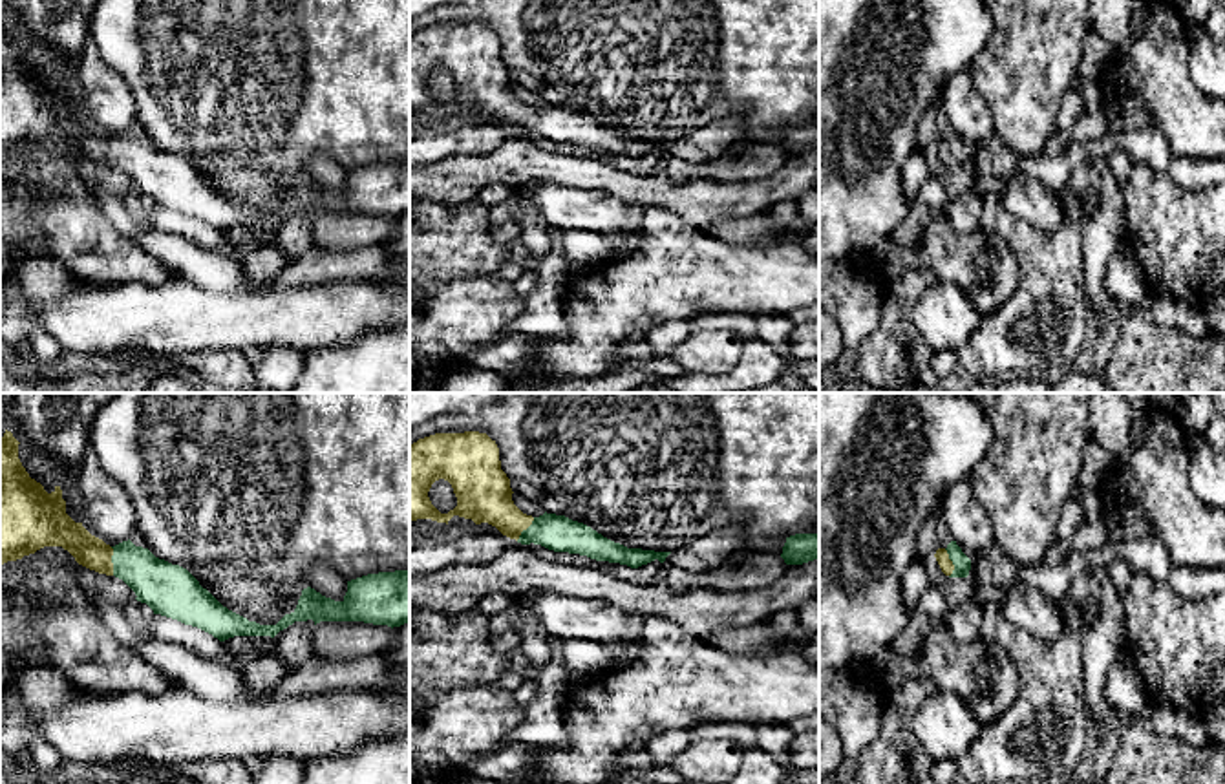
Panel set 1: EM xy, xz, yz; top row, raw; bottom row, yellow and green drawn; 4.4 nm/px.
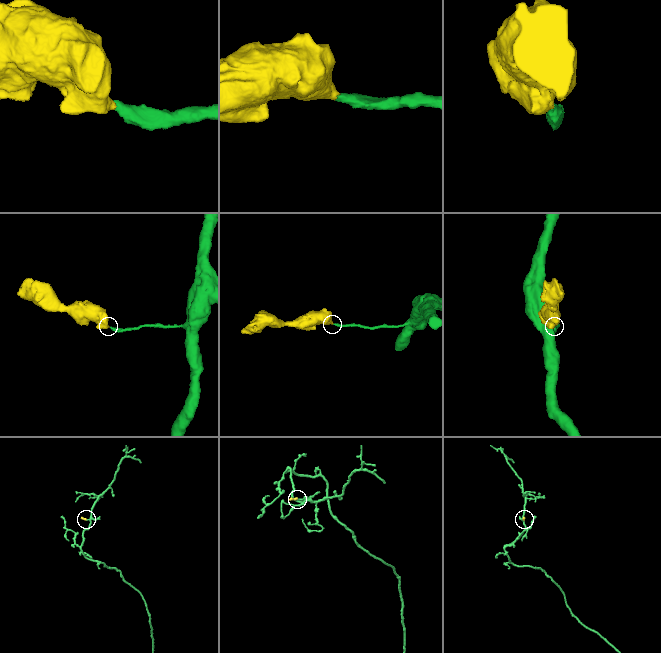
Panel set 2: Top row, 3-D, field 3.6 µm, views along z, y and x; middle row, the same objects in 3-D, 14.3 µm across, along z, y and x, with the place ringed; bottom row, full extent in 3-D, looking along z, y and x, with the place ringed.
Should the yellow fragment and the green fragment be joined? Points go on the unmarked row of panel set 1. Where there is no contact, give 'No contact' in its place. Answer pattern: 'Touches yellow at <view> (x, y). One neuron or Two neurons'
Touches yellow at xy (110, 152). One neuron

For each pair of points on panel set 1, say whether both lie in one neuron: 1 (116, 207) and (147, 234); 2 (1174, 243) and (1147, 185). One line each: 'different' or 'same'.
1: same
2: same

